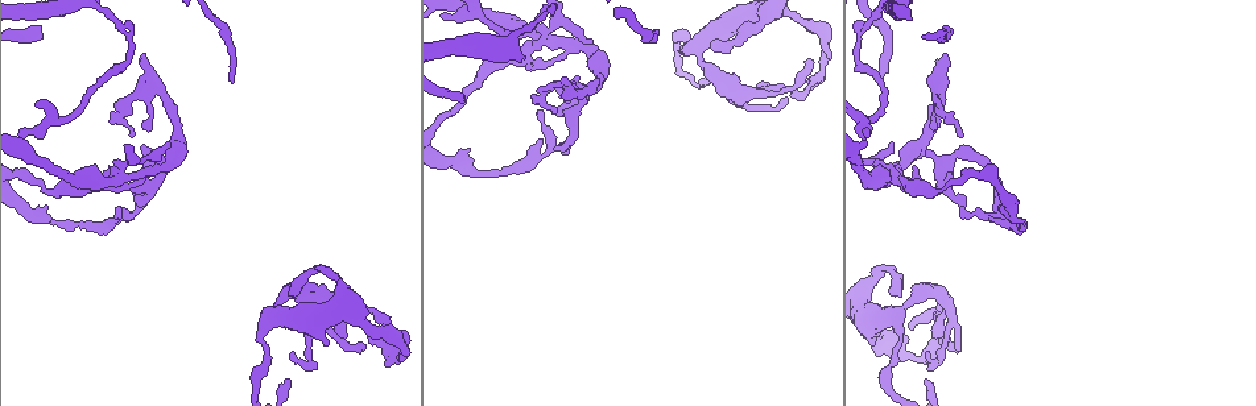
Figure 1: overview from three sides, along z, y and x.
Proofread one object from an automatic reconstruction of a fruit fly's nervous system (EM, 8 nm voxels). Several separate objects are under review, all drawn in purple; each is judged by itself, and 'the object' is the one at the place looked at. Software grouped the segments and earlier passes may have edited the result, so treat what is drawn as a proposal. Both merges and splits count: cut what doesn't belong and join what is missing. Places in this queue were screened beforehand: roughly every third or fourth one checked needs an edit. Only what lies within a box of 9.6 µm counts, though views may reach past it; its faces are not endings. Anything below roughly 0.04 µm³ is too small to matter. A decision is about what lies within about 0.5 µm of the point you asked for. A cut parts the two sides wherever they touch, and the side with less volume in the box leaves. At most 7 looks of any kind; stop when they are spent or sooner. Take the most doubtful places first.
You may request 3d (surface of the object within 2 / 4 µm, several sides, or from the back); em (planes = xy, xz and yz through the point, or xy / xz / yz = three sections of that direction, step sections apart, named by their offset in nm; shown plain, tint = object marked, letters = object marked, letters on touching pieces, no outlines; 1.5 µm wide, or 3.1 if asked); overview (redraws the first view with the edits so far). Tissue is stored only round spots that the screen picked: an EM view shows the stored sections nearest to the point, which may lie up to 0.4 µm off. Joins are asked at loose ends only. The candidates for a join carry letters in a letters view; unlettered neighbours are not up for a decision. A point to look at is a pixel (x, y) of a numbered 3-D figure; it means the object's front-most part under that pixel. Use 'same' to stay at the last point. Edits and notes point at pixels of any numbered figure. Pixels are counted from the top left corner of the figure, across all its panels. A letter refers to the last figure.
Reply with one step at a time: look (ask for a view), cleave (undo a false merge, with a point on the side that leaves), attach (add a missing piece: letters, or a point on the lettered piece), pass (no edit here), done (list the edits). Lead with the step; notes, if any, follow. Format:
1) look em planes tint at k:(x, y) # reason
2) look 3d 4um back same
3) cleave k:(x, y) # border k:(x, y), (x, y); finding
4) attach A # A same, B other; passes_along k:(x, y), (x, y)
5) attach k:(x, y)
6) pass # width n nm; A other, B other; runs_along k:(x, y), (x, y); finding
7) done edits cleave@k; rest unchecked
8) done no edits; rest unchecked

look 3d 4um at 1:(289, 353) # tapers out

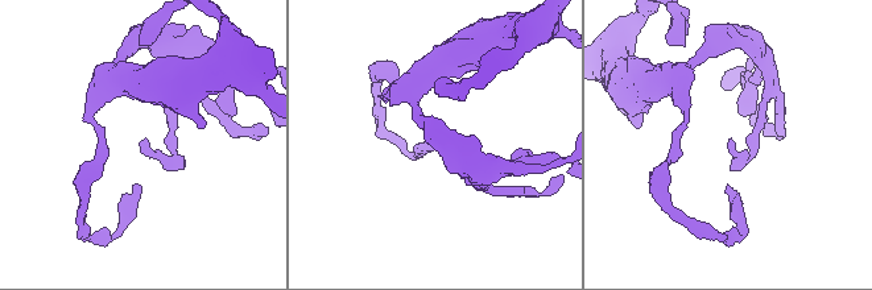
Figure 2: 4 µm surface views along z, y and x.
look em xz step 8 letters at 2:(147, 140)

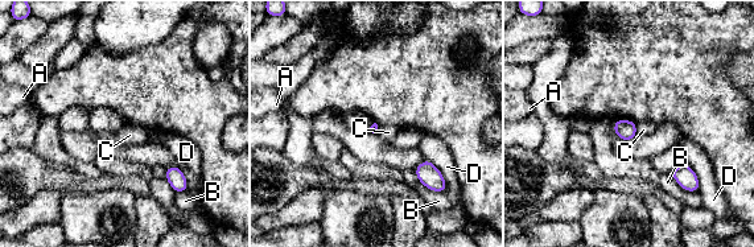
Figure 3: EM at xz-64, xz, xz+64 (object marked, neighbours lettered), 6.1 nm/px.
pass # A other, B other, C other, D other; border 3:(635, 124), (637, 135); no lettered piece goes on from it

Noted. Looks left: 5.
look em xz step 8 letters at 1:(558, 58) # touches itself

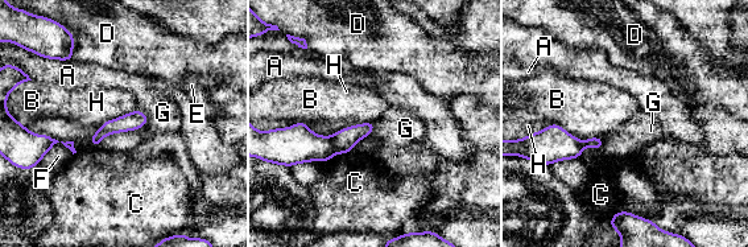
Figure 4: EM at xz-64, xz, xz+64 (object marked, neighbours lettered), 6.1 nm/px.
cleave 4:(343, 141) # A other, B other, C other, D other, E other, F other, G other, H other; border 4:(330, 138), (335, 152); two neurons meet here

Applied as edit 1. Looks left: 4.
look 3d 2um at 1:(911, 330) # thin end

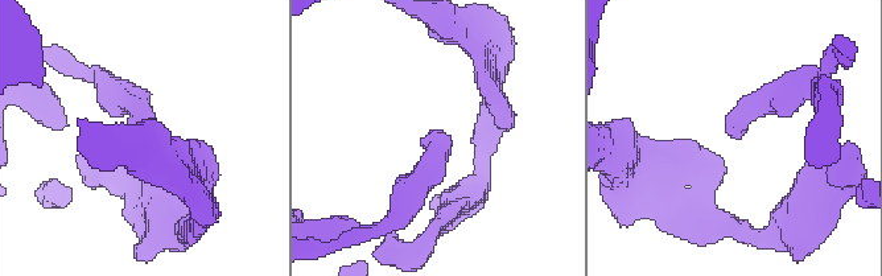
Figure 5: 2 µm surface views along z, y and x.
look em xz step 8 letters at 5:(439, 130) # need the tissue

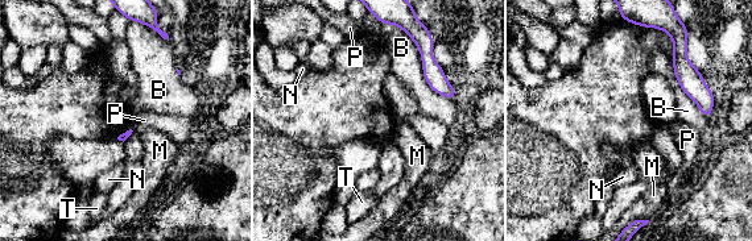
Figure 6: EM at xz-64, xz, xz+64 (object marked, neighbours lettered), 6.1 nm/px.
look em planes letters same # another direction

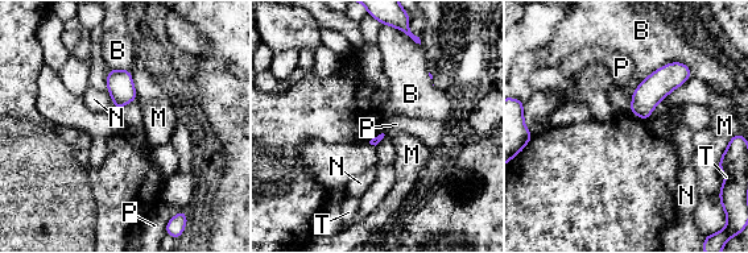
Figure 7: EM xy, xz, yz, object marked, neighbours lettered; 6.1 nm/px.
pass # B other, M other, N other, P other, T other; no lettered piece goes on from it

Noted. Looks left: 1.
done edits cleave@4; rest unchecked

